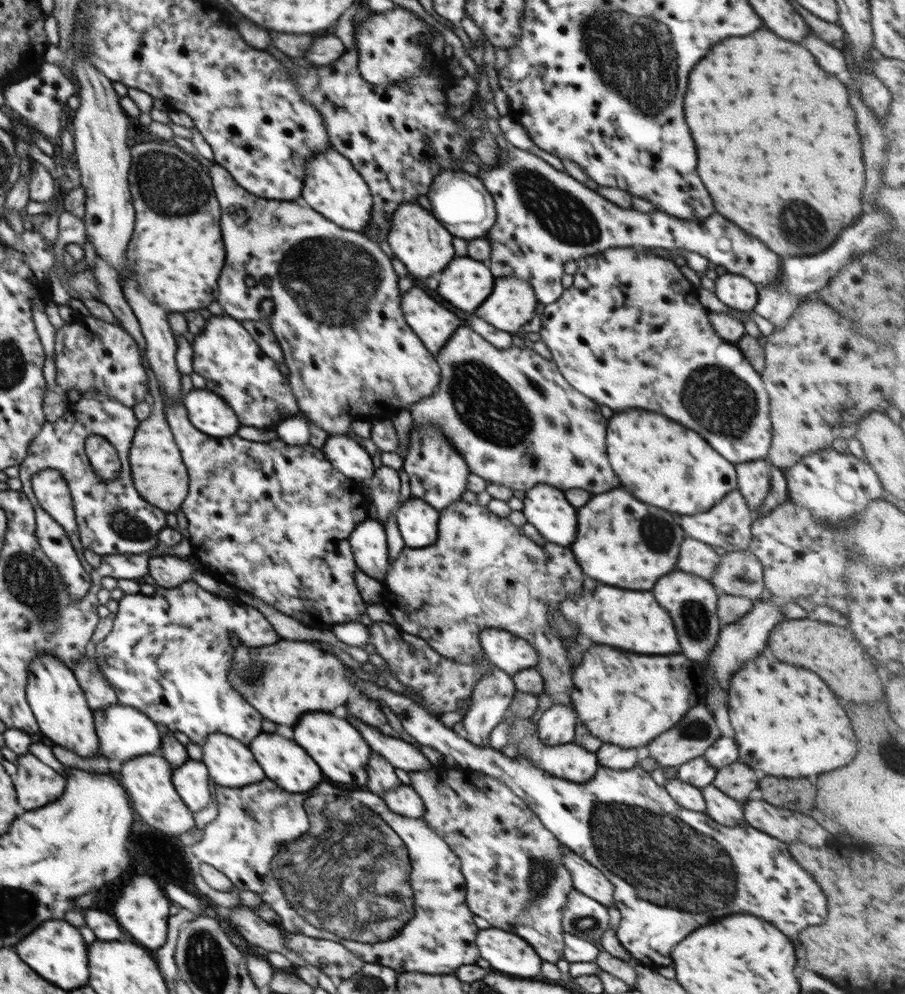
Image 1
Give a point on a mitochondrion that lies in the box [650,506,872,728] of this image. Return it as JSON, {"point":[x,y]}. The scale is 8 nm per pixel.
{"point":[694,614]}

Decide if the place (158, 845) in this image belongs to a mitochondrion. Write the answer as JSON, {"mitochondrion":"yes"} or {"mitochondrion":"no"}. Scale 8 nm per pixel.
{"mitochondrion":"no"}

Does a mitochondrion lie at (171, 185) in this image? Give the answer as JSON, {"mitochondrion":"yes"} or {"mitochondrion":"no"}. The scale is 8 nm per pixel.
{"mitochondrion":"yes"}

